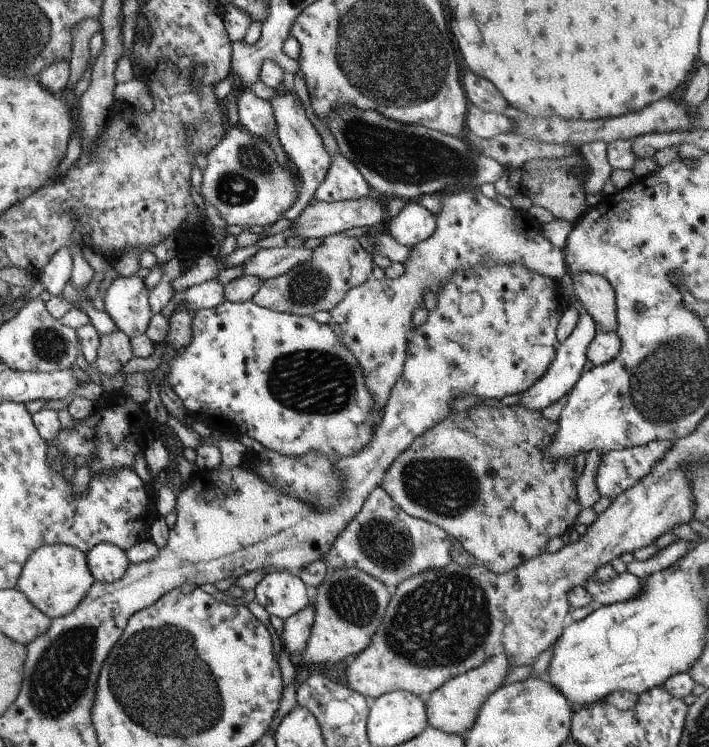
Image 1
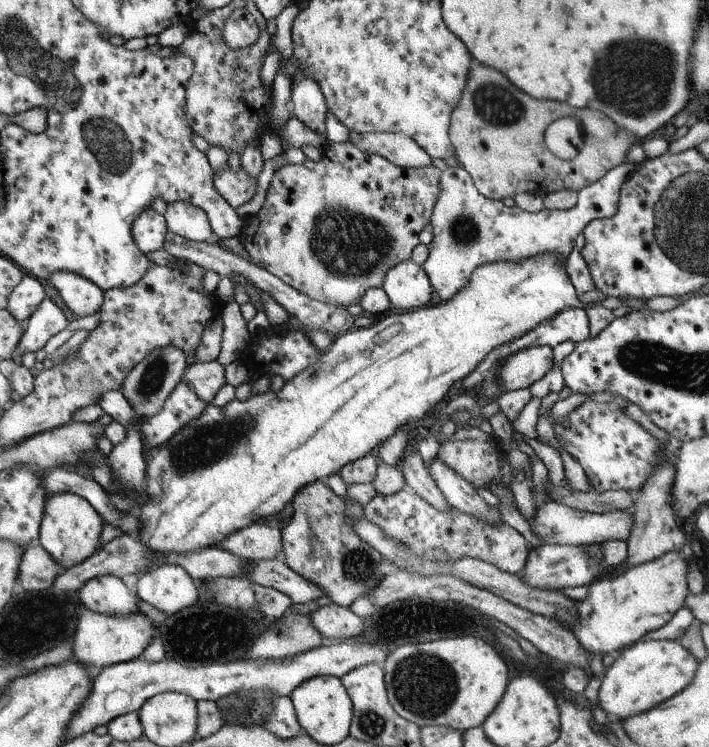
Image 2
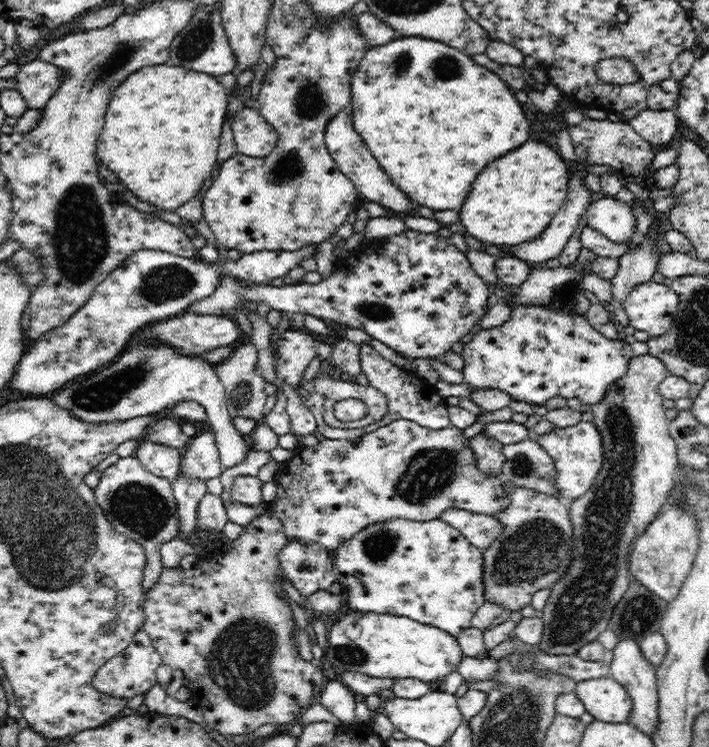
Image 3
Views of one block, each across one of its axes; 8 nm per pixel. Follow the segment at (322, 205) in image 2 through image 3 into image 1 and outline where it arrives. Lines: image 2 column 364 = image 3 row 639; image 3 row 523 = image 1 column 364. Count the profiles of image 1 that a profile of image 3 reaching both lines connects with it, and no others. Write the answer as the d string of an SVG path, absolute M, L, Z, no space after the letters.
M342 233L327 236L316 248L312 250L312 258L308 262L296 265L290 273L266 279L259 286L251 301L256 306L270 309L279 313L290 313L291 315L311 317L318 311L329 311L335 307L337 302L345 295L348 289L362 284L370 275L372 270L371 254L358 244L356 238L348 238Z

